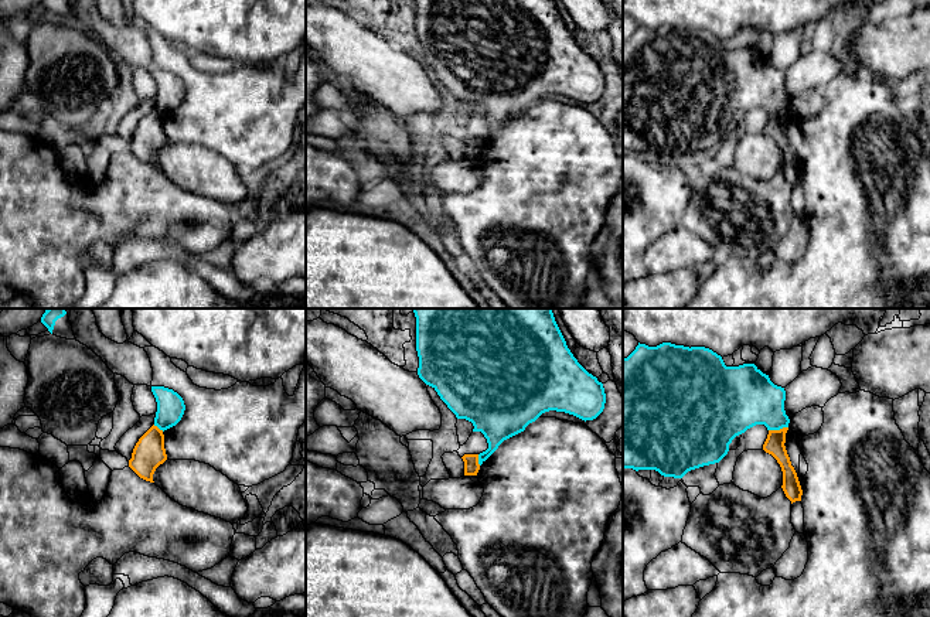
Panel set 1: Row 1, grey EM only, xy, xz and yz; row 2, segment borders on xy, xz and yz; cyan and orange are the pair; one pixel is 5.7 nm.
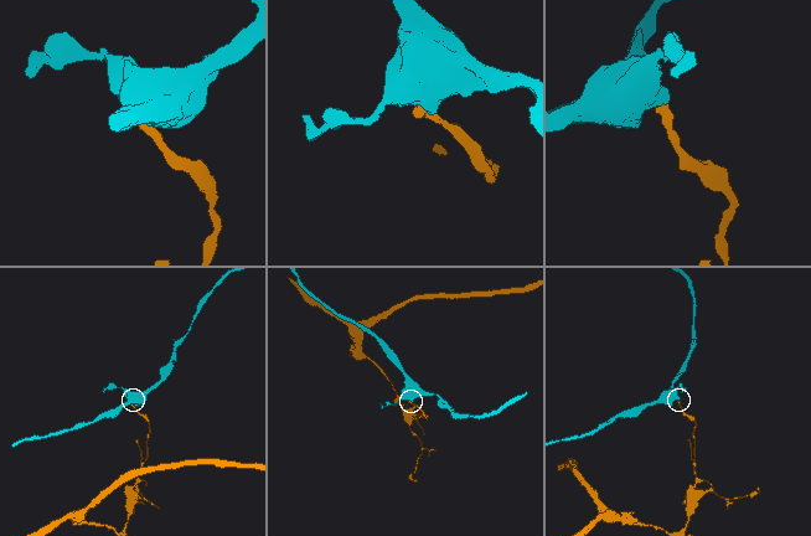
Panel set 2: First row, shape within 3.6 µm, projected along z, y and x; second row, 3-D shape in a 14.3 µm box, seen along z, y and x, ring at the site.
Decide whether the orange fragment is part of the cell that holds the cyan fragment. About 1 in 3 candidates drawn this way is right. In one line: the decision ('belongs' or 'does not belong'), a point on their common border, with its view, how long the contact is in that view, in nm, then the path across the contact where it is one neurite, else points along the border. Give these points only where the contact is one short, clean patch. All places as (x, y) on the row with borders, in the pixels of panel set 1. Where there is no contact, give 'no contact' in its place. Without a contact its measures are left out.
does not belong | yz (777, 429) | 110 nm | along yz (787, 426), (779, 430), (769, 430)

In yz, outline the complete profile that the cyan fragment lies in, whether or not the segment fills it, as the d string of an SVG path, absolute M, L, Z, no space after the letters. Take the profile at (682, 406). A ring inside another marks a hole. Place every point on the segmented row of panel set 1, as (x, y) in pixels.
M640 344L623 358L623 468L655 470L682 478L688 471L719 463L732 440L756 425L788 427L786 391L754 364L726 367L705 347Z

